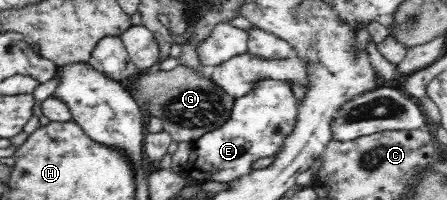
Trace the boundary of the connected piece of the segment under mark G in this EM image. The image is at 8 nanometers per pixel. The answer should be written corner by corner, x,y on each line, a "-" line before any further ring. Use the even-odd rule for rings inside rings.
180,64
171,71
157,68
143,72
130,86
132,96
140,101
150,117
162,120
163,131
172,136
178,143
194,143
200,139
201,133
208,133
224,125
229,116
235,98
216,87
208,78
196,76
191,68

